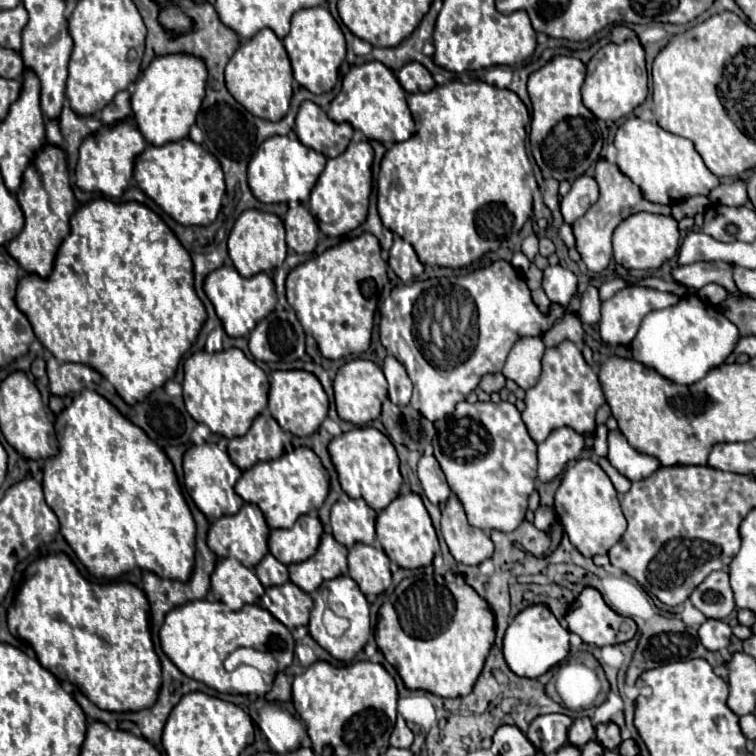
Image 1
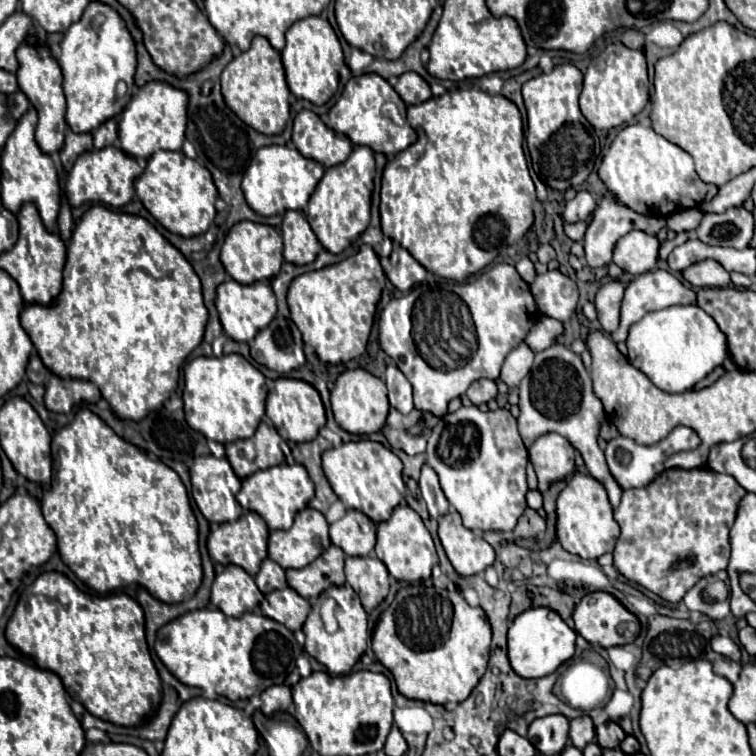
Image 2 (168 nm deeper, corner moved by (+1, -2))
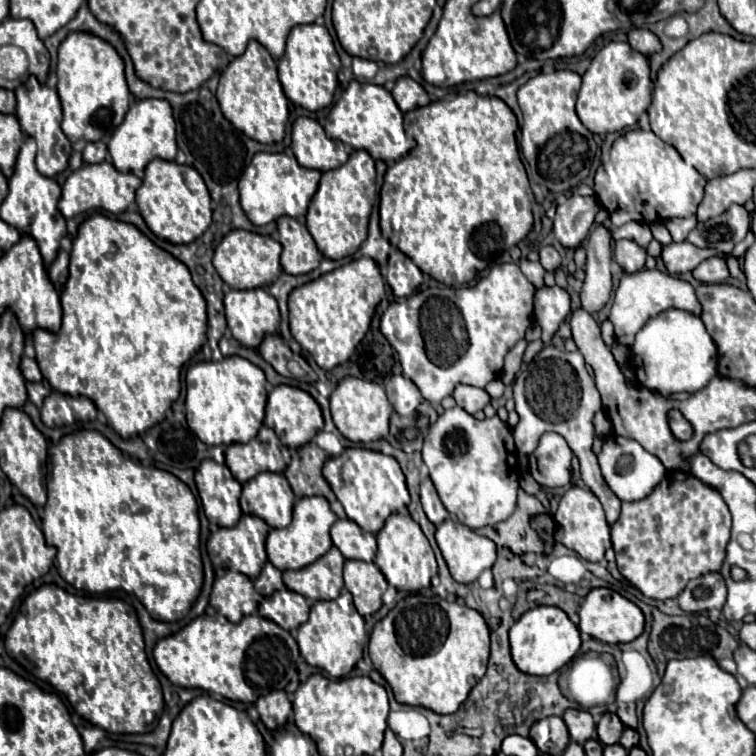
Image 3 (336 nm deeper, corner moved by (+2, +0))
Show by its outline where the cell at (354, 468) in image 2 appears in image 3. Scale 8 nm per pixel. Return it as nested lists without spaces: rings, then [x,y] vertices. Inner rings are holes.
[[[344,449],[342,455],[326,461],[326,481],[342,503],[348,519],[358,523],[368,533],[378,533],[390,513],[406,511],[410,493],[406,487],[404,473],[394,457],[370,451],[370,449]]]

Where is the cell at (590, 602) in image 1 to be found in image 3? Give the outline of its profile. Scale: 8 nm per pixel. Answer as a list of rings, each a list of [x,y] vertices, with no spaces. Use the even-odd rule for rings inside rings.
[[[592,589],[586,599],[584,605],[580,607],[580,631],[588,633],[594,639],[600,639],[604,643],[630,643],[636,637],[642,635],[644,631],[644,615],[642,611],[628,601],[626,597],[618,595],[612,589]]]

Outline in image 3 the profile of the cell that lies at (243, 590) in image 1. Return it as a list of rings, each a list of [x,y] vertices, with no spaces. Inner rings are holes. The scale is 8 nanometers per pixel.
[[[226,571],[222,577],[218,577],[214,581],[214,587],[212,587],[212,593],[210,593],[210,605],[232,623],[240,623],[242,617],[256,613],[260,601],[262,601],[262,597],[256,593],[252,581],[238,571]]]

